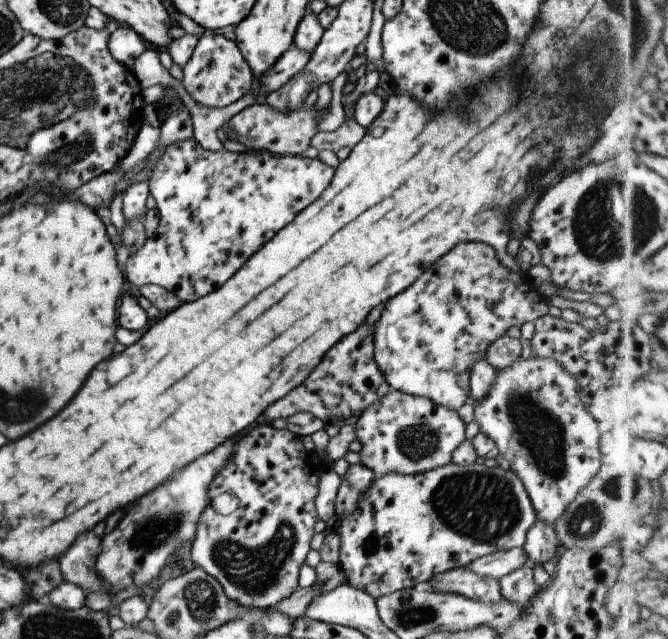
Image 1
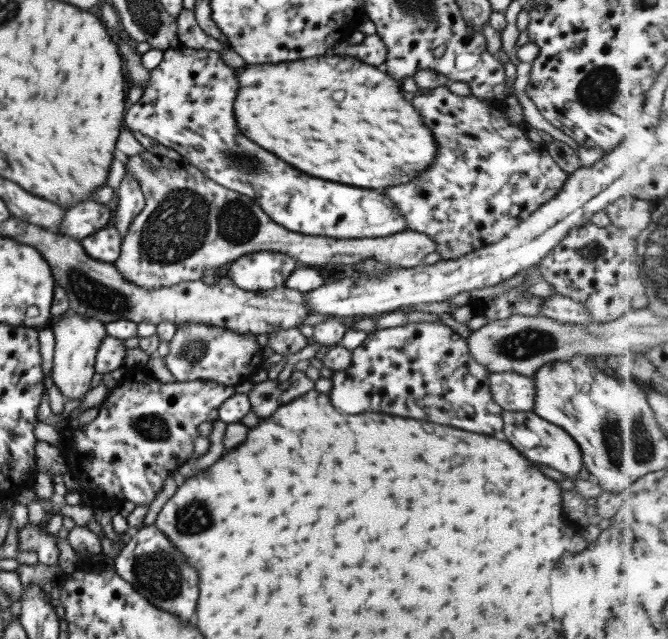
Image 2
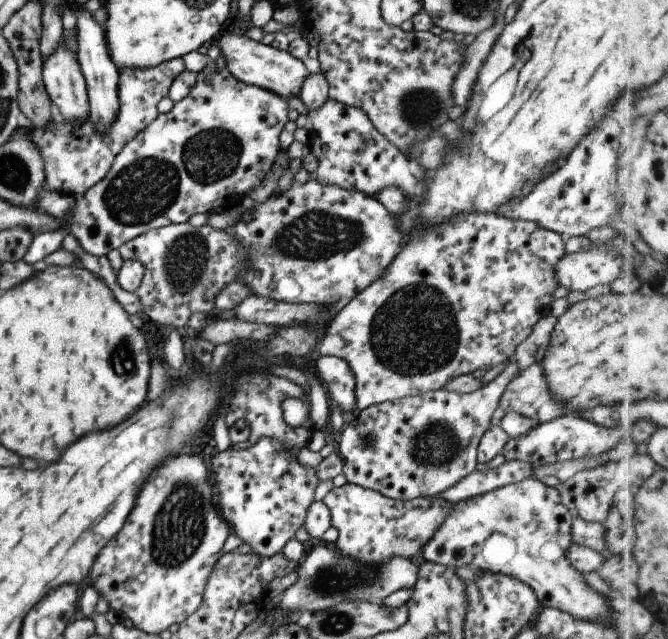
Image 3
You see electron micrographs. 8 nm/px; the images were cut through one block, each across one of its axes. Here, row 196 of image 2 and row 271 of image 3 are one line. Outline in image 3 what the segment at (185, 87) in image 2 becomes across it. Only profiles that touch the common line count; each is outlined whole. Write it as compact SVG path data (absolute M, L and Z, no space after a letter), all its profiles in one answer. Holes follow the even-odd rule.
M313 176L301 186L293 182L287 192L280 194L280 196L274 196L274 198L271 195L264 204L255 204L252 218L248 222L242 220L242 222L238 222L236 226L226 231L241 242L242 248L246 247L249 250L249 270L245 273L245 278L242 279L242 282L252 289L254 295L289 303L316 303L317 305L340 307L342 304L346 304L346 302L354 299L358 293L367 289L376 279L384 275L391 262L396 258L396 254L402 248L402 232L398 230L396 218L378 202L376 197L344 190L336 185L325 185L317 181Z

